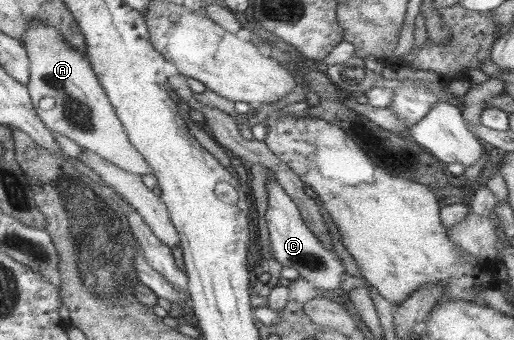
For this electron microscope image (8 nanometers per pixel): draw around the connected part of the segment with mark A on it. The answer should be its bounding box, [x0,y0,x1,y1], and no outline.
[22,21,151,176]

